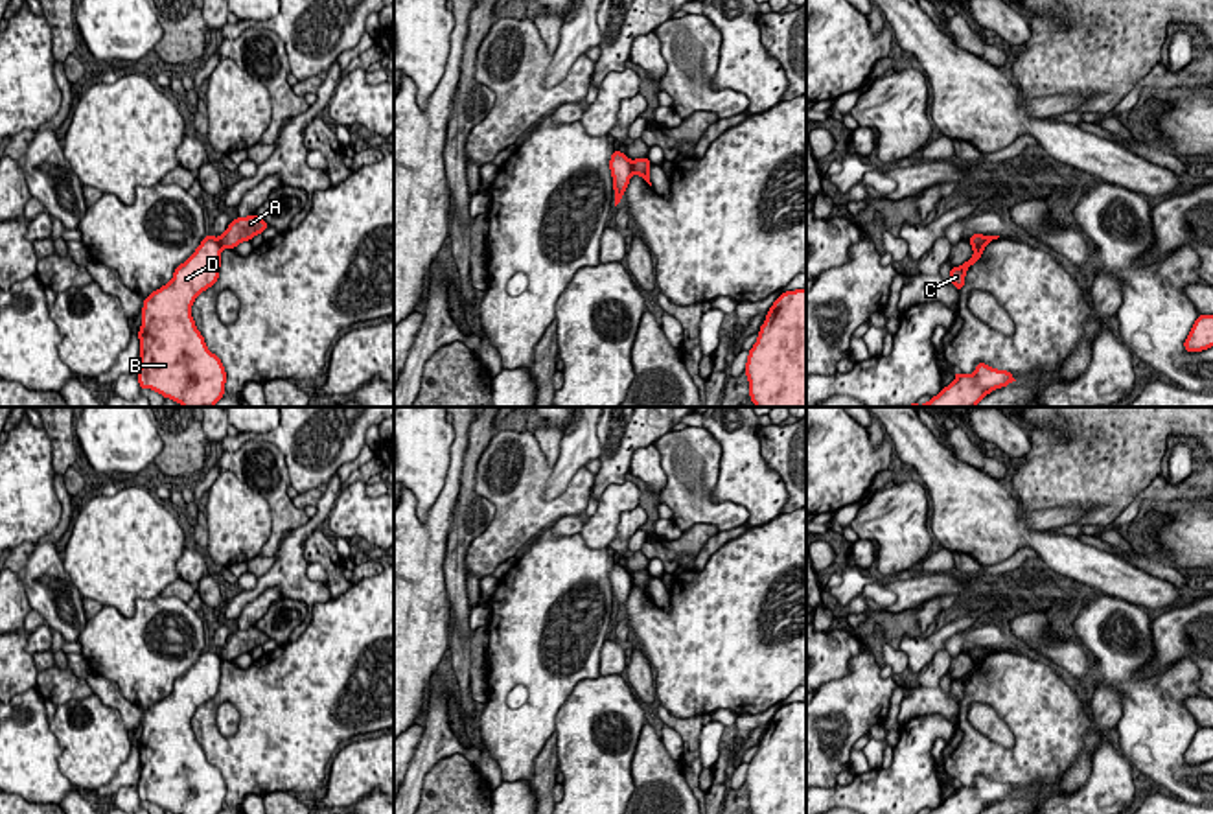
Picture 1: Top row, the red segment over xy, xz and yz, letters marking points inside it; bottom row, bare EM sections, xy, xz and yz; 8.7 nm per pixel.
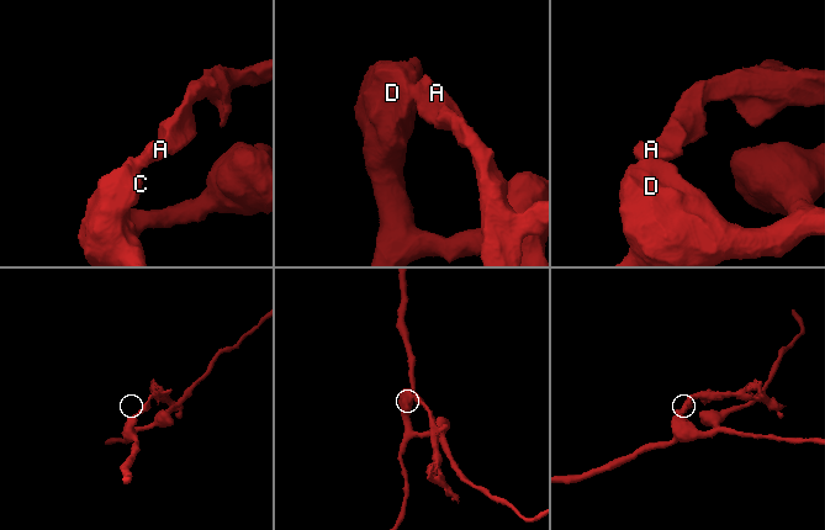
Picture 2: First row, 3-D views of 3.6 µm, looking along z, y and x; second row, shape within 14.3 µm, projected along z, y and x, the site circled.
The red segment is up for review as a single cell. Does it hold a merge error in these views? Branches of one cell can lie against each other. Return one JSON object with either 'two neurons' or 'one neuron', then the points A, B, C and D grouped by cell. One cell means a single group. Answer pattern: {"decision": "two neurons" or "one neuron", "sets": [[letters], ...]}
{"decision": "two neurons", "sets": [["A"], ["B", "C", "D"]]}

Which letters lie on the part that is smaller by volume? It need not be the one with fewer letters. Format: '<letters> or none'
A

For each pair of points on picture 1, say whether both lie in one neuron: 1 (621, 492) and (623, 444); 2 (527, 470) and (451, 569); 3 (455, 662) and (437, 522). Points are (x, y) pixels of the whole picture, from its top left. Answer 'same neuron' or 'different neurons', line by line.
1: different neurons
2: different neurons
3: different neurons

